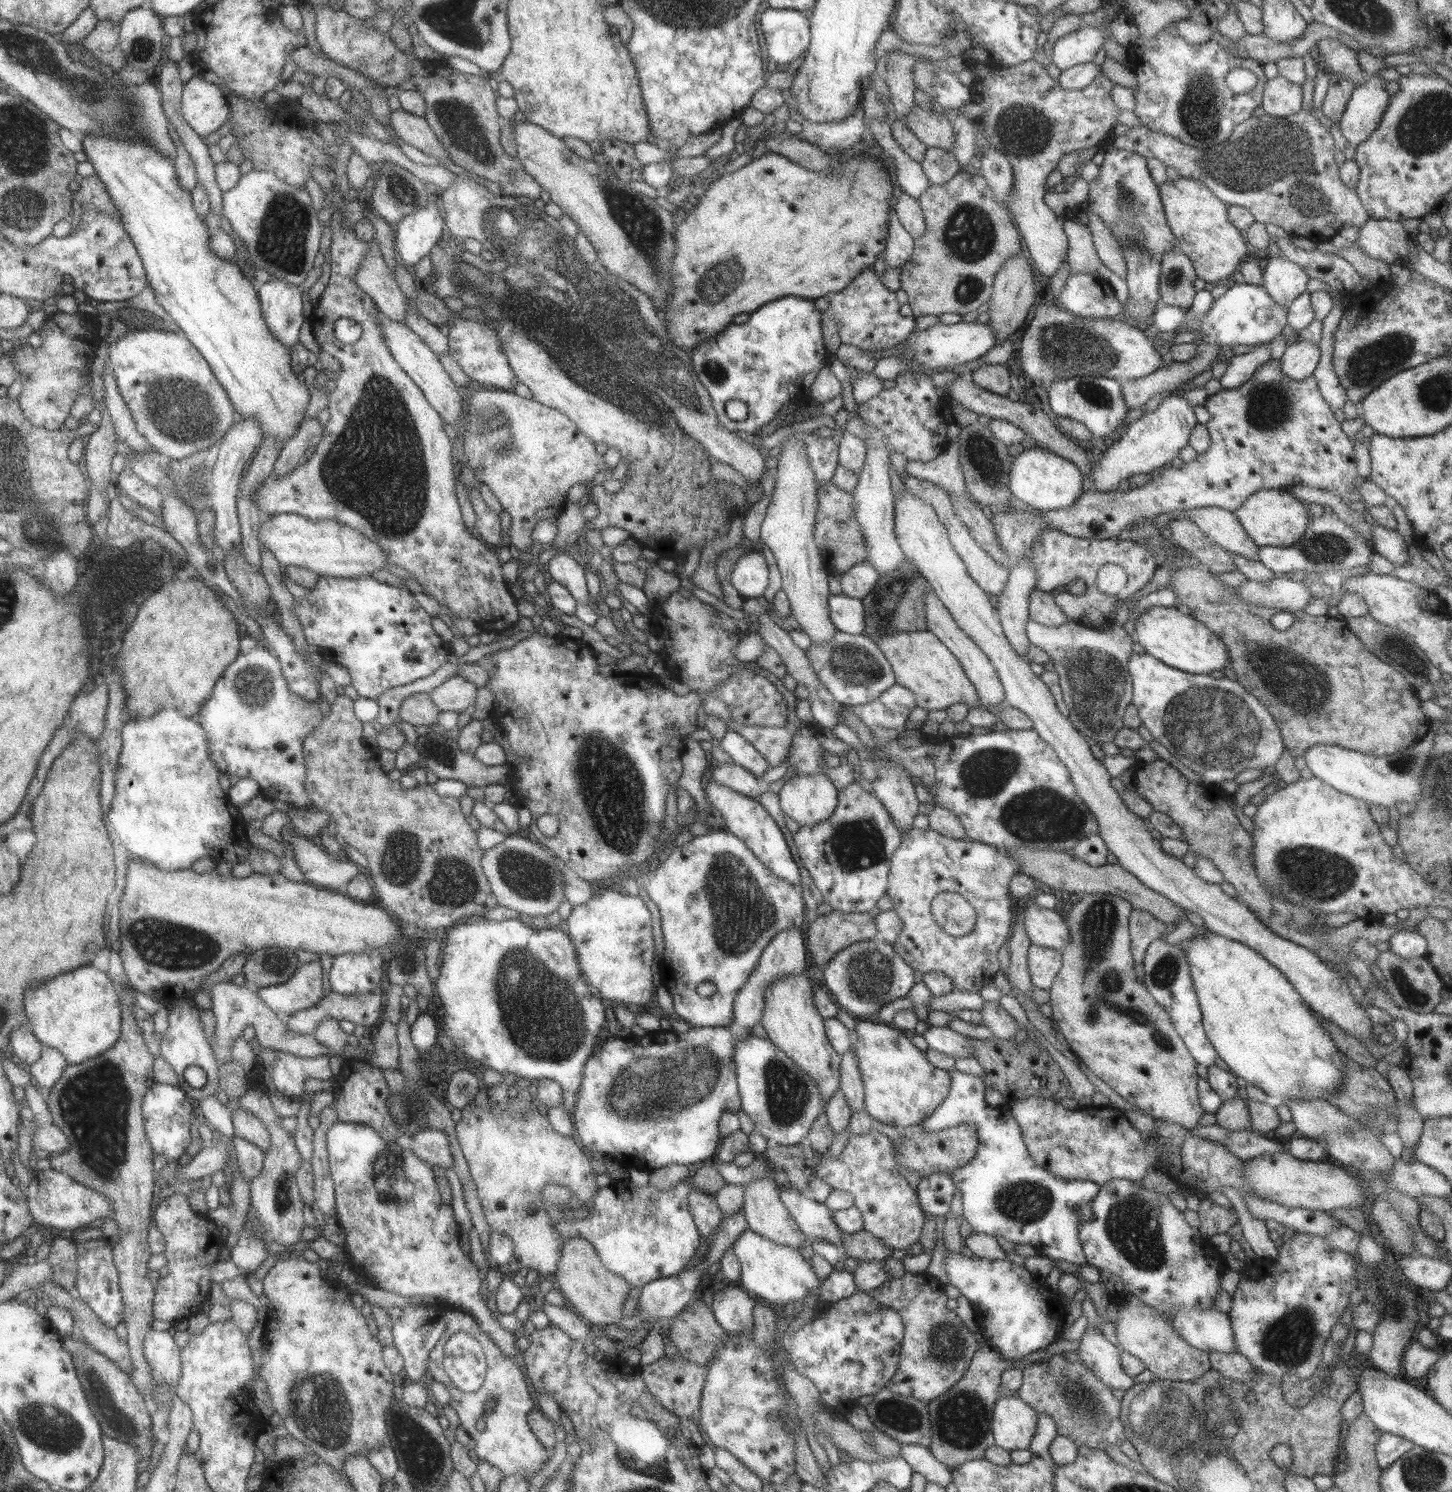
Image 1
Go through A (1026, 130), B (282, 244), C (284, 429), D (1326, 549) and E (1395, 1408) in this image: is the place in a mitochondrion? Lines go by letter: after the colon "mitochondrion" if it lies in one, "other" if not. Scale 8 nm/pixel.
A: mitochondrion
B: mitochondrion
C: other
D: mitochondrion
E: other

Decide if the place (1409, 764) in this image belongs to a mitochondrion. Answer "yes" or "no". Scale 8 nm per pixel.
yes

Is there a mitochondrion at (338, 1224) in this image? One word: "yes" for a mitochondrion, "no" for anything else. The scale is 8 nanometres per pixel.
no

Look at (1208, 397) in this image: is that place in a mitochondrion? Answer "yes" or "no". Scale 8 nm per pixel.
no

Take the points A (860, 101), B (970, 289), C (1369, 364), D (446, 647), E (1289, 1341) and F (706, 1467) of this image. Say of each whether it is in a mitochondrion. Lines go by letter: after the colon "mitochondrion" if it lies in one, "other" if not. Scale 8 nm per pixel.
A: other
B: mitochondrion
C: mitochondrion
D: other
E: mitochondrion
F: other

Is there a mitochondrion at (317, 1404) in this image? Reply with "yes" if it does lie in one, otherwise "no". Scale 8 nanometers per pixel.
yes

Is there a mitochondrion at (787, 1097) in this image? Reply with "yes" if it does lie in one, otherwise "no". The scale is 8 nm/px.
yes

